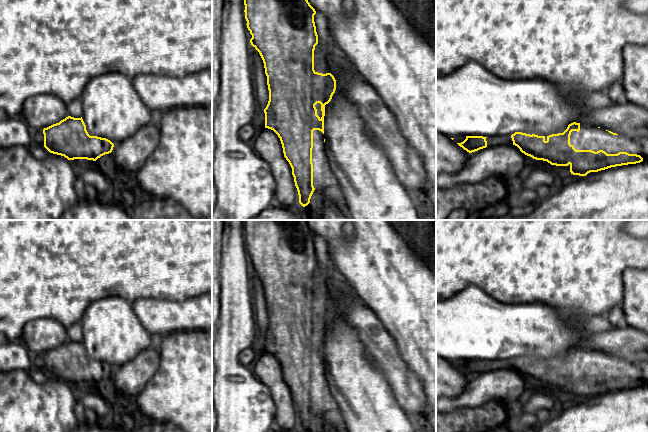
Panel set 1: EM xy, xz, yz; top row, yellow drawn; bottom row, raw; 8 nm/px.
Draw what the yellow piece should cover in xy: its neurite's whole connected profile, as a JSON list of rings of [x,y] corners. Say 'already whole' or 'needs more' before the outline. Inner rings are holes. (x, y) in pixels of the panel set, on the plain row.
already whole; [[[66,341],[59,347],[43,353],[44,371],[53,378],[68,384],[87,383],[96,385],[112,376],[114,368],[97,360],[90,360],[81,342]]]

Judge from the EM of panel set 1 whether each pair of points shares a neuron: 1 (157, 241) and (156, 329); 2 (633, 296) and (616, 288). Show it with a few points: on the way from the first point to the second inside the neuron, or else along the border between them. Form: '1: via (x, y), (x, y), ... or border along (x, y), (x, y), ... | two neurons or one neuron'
1: border along (179, 300), (138, 298), (133, 303) | two neurons
2: border along (627, 268), (623, 273), (623, 302), (620, 305) | two neurons

